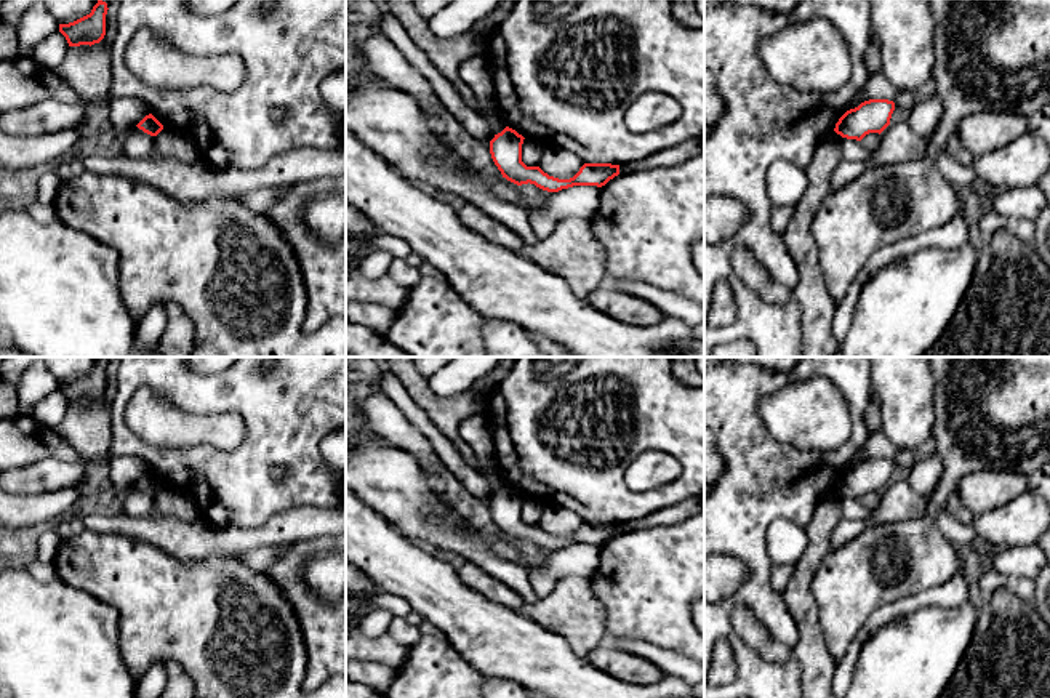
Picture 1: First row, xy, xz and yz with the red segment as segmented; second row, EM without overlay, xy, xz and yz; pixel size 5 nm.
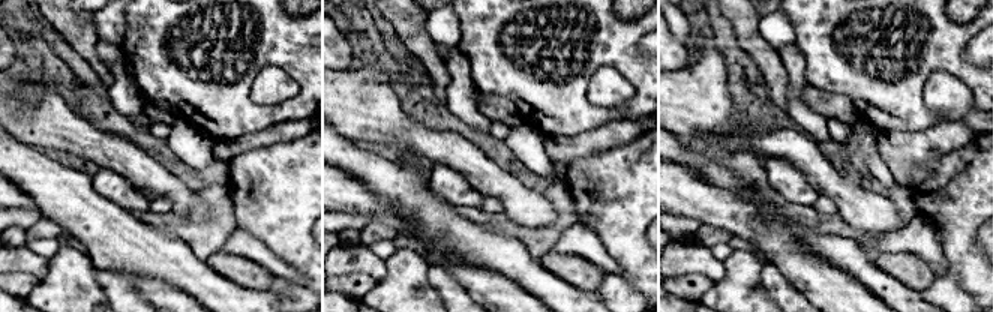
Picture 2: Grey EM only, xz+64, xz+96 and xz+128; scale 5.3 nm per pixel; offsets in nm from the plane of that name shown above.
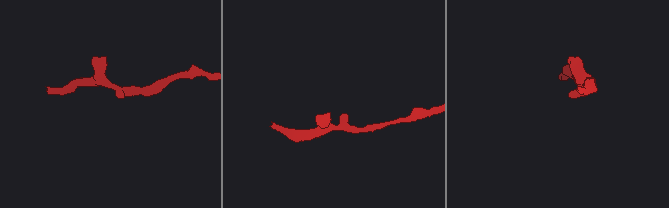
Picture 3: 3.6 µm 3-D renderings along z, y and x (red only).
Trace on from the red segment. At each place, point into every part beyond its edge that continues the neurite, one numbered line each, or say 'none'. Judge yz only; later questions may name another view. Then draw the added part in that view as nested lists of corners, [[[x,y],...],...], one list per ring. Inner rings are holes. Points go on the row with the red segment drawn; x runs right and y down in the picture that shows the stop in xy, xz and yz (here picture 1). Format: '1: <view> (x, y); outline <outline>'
none

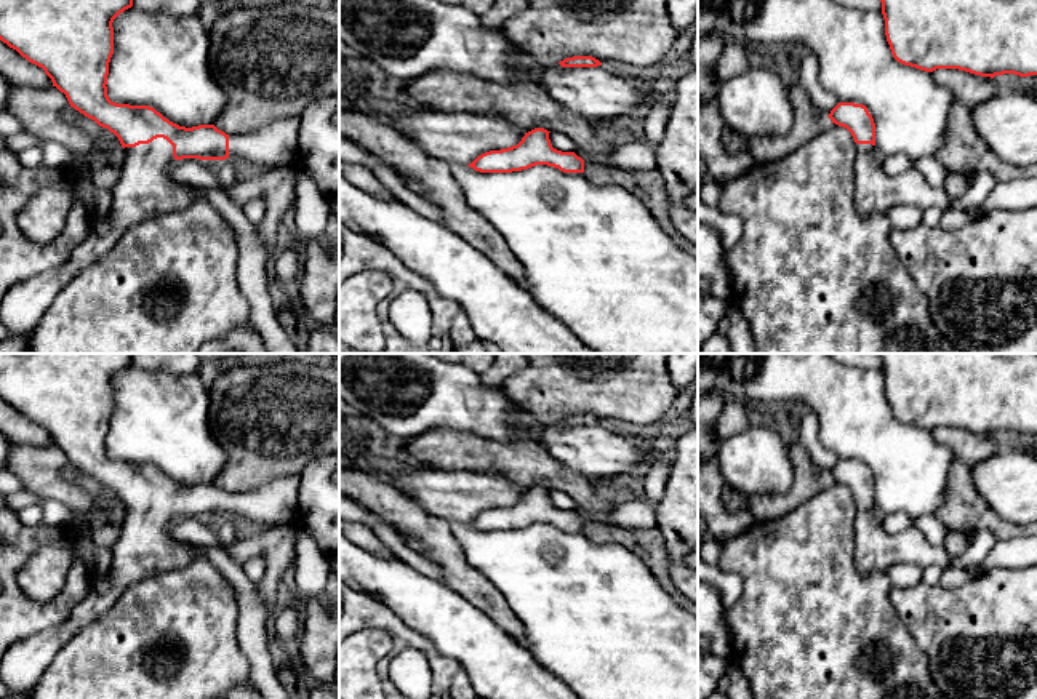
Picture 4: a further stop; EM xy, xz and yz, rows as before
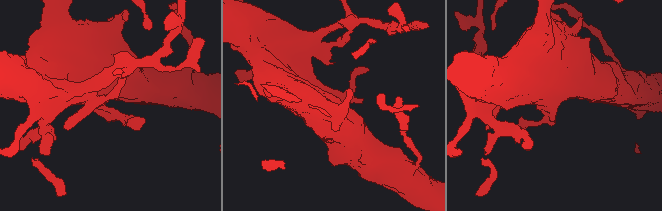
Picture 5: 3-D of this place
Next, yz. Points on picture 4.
1: yz (874, 191); outline [[[856,144],[855,206],[861,218],[895,206],[936,206],[947,211],[951,197],[944,187],[933,187],[914,166],[898,176],[888,176],[872,144]]]

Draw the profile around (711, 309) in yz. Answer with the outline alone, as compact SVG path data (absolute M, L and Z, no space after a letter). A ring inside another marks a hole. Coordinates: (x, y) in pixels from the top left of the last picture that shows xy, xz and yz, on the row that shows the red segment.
M714 296L698 298L698 353L701 344L715 333L717 323L727 314L727 302Z

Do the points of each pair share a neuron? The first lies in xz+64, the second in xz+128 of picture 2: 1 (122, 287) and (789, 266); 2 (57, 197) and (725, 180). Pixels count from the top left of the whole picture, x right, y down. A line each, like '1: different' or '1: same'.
1: different
2: same

